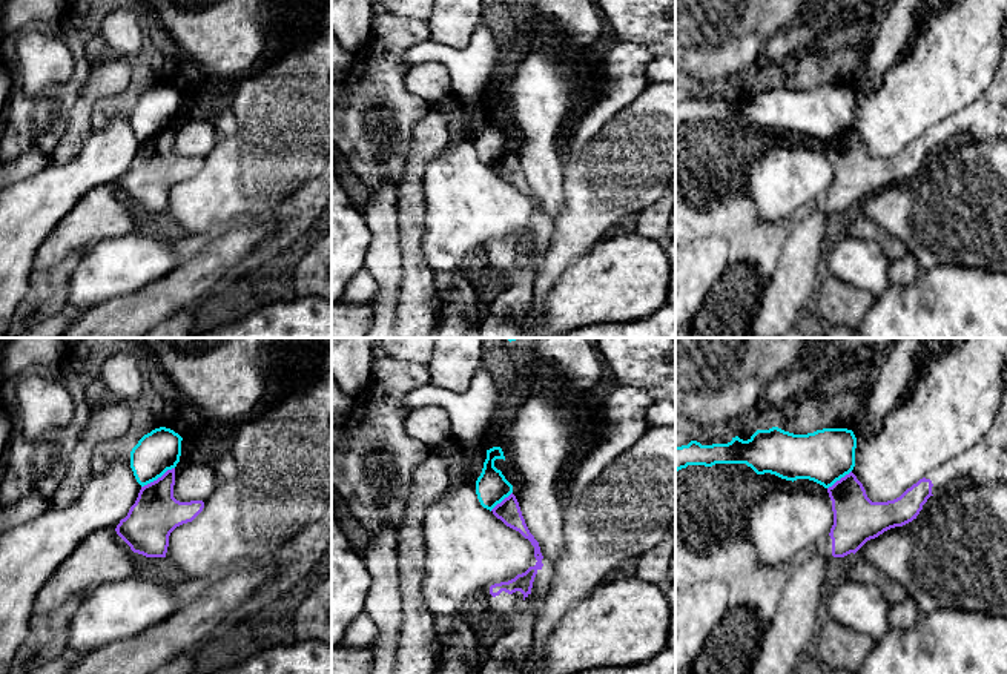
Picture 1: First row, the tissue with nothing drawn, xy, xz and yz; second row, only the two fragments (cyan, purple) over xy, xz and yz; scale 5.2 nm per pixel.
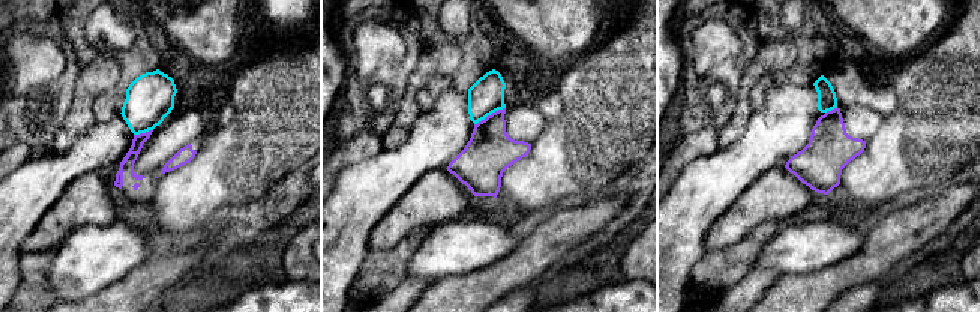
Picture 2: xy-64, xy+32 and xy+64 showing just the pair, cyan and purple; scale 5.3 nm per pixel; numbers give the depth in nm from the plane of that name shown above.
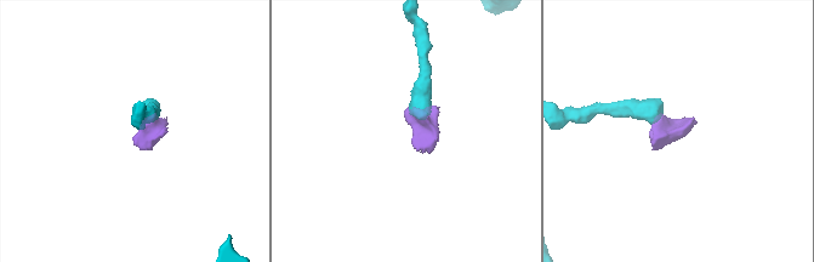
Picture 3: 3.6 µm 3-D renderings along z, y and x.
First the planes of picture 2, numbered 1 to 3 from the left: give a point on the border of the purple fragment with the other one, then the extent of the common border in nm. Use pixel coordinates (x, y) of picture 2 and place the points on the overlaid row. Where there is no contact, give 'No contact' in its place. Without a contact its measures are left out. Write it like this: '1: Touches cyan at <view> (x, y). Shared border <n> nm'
1: Touches cyan at xy-64 (143, 132). Shared border 110 nm
2: Touches cyan at xy+32 (490, 114). Shared border 190 nm
3: Touches cyan at xy+64 (830, 110). Shared border 70 nm

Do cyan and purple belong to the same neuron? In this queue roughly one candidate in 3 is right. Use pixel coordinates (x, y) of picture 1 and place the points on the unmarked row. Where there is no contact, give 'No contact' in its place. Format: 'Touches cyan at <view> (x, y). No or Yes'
Touches cyan at xy (157, 134). No

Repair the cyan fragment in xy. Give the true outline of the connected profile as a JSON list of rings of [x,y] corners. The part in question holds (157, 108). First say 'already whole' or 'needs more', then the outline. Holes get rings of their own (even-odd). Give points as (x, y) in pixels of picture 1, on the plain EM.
already whole; [[[160,83],[144,91],[130,107],[130,124],[144,143],[180,118],[183,94],[170,84]]]

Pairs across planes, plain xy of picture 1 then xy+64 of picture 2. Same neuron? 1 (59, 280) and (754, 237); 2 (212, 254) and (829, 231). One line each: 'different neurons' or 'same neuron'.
1: same neuron
2: different neurons

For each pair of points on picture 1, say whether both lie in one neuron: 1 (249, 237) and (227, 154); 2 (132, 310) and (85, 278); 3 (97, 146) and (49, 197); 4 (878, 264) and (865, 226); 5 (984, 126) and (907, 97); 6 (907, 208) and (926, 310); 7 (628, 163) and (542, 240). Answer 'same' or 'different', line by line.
1: different
2: different
3: same
4: different
5: different
6: different
7: different

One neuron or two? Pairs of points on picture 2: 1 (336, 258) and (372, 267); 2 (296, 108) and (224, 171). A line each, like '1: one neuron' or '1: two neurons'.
1: two neurons
2: one neuron

